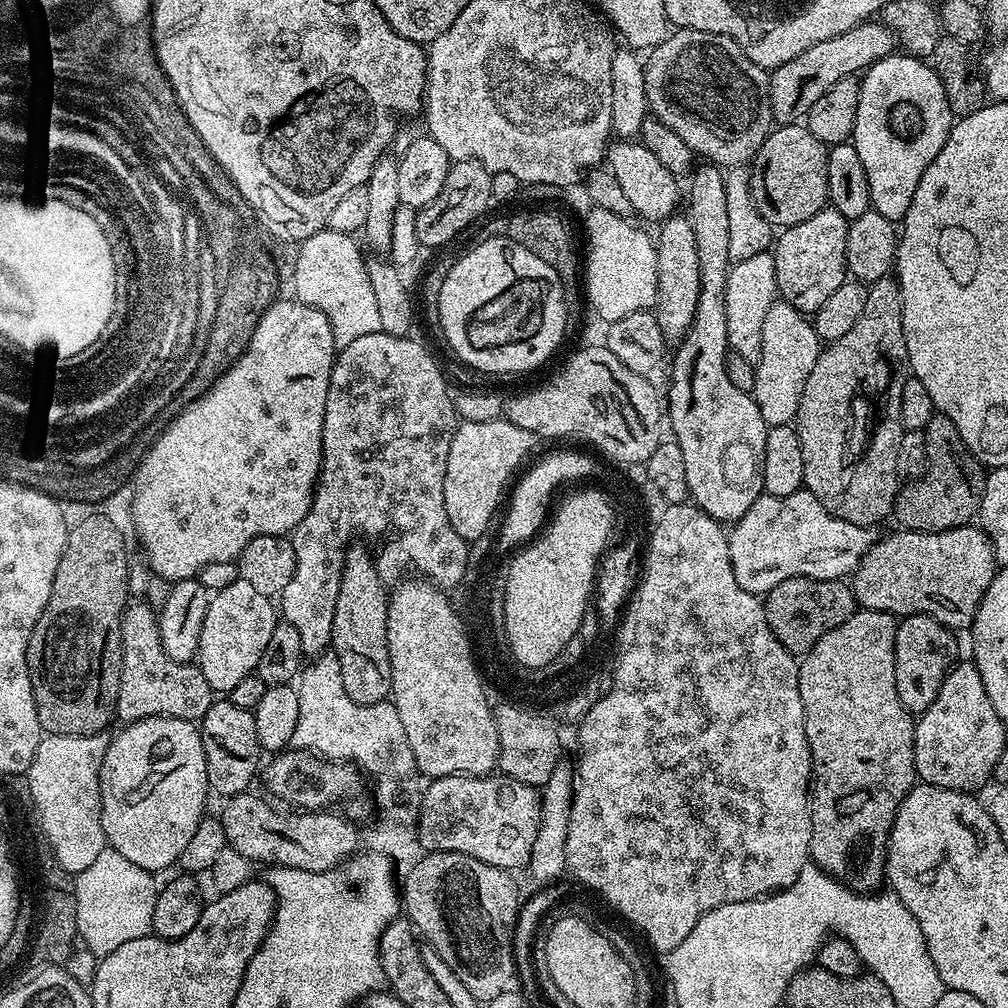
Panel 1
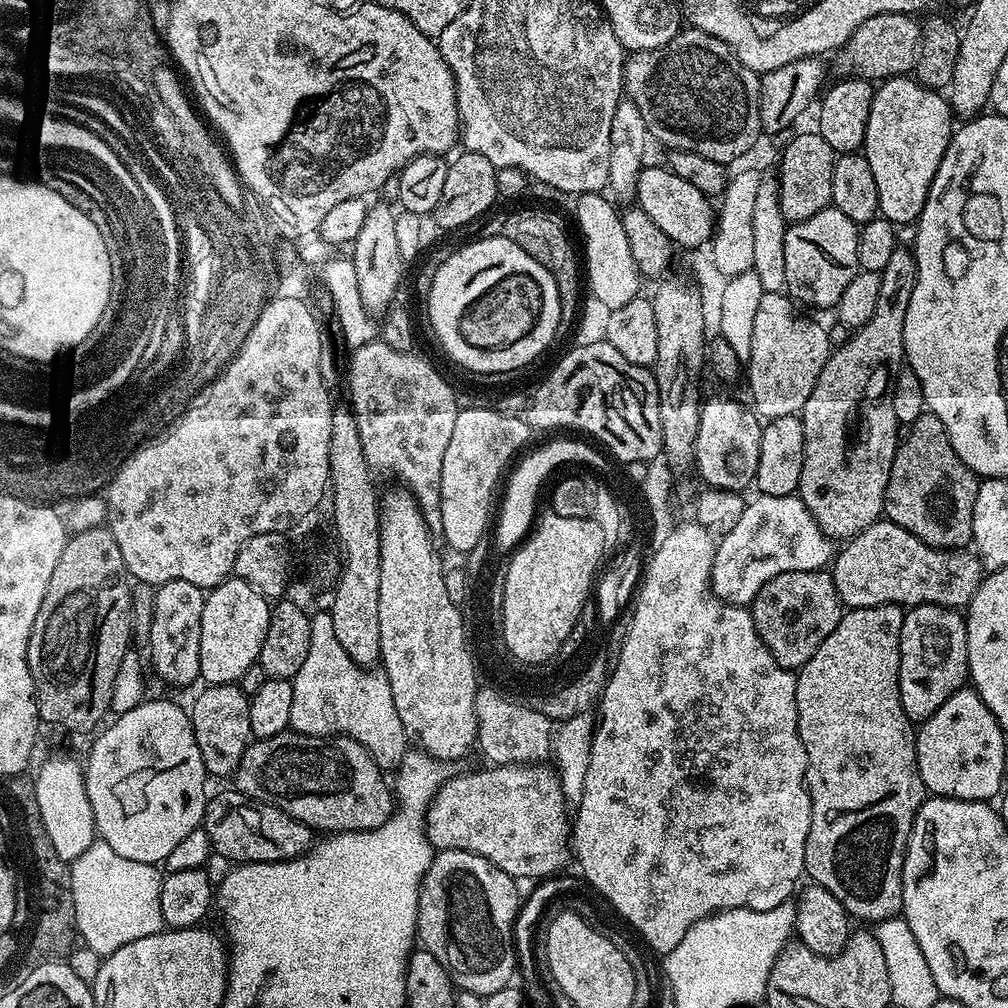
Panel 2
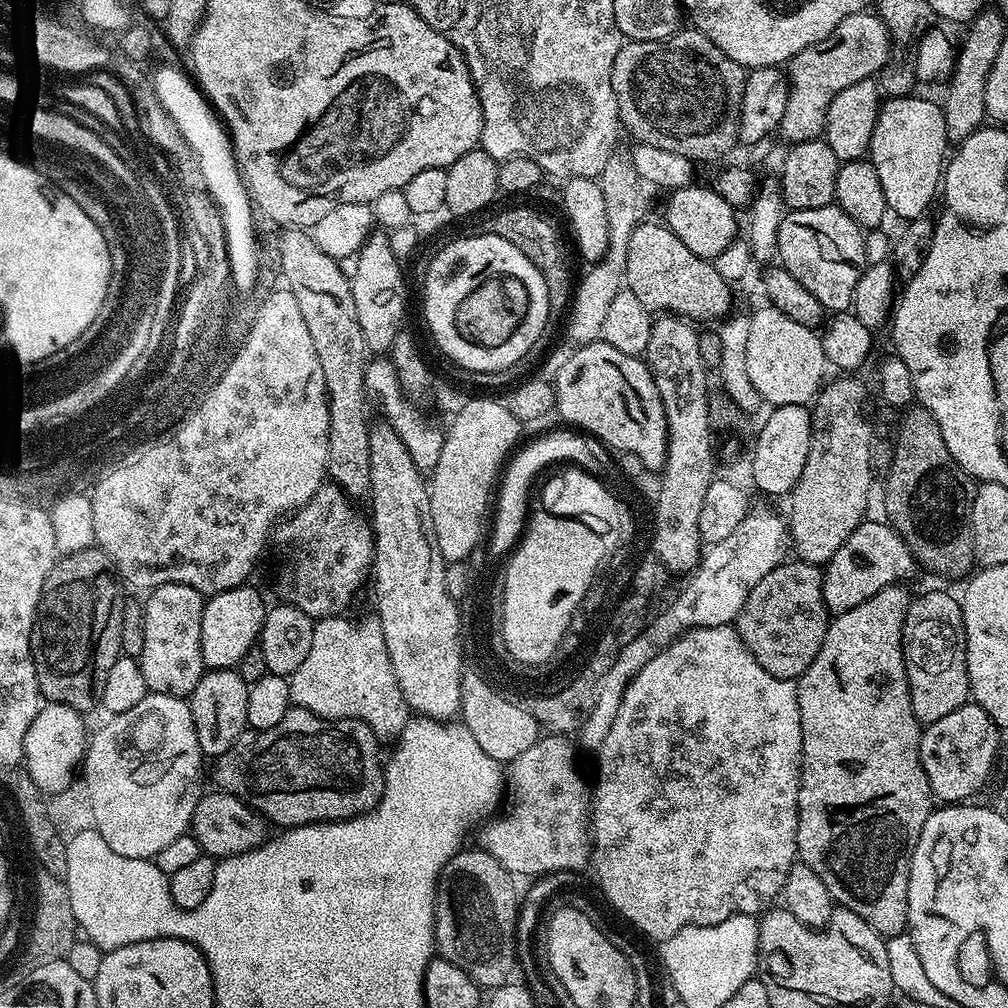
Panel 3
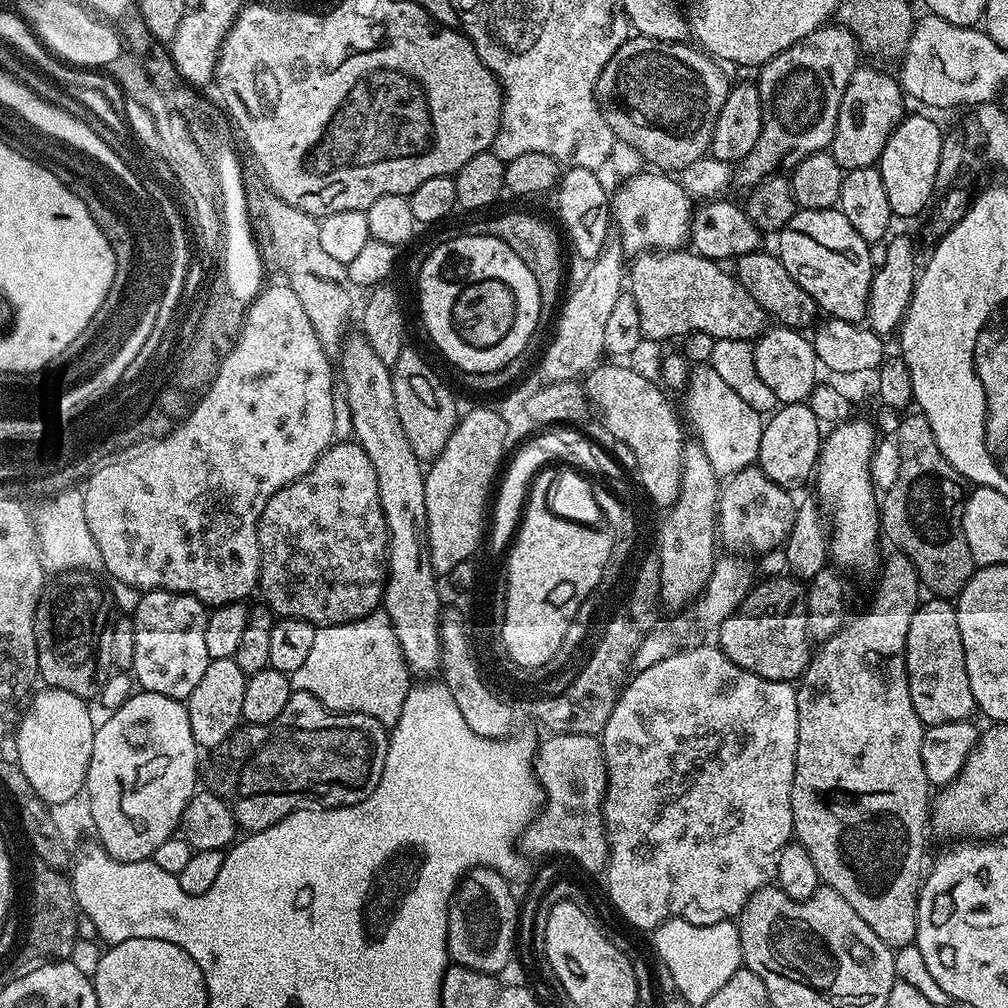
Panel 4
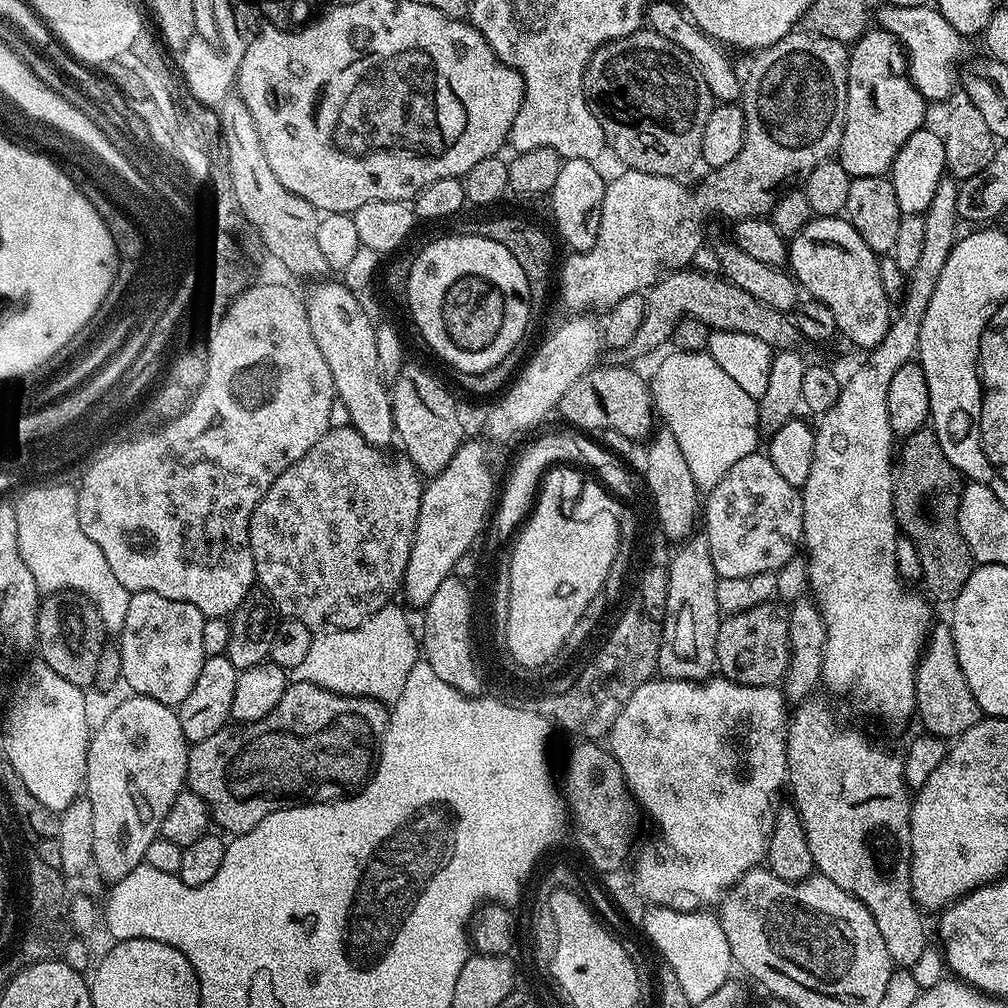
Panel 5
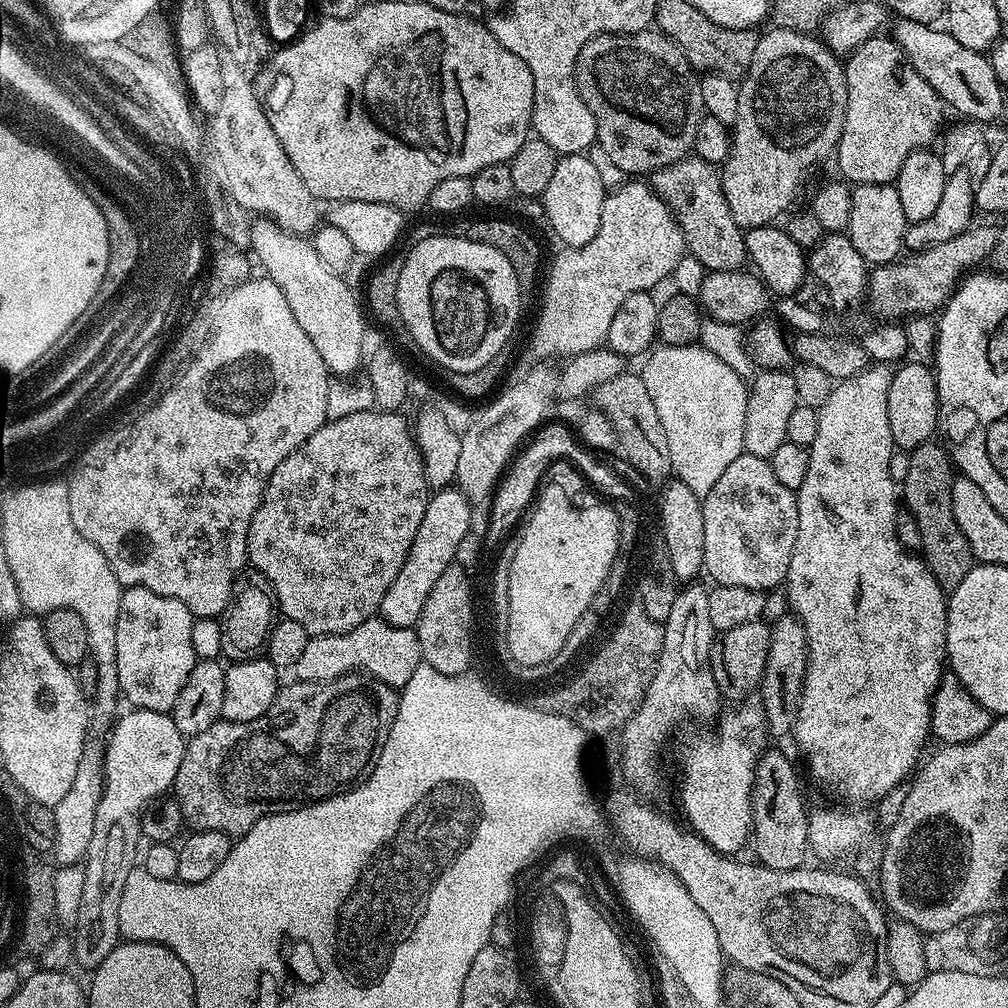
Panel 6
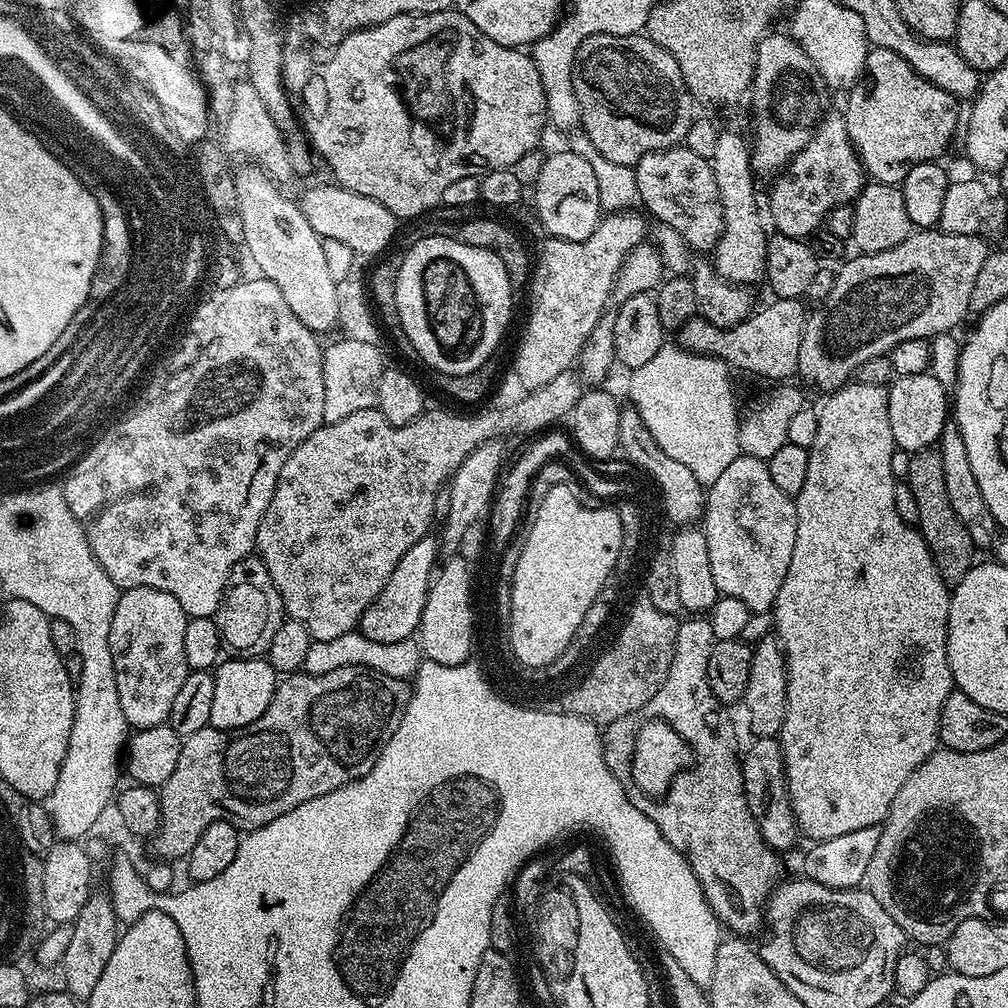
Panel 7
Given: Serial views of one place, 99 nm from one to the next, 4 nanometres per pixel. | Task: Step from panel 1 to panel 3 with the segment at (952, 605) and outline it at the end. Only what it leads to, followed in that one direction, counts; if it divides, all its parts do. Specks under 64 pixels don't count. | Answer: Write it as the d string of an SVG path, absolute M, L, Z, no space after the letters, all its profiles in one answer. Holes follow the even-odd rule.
M865 519L852 533L846 542L828 560L823 569L824 585L822 594L829 613L839 614L846 610L854 610L866 598L874 598L878 590L886 590L886 586L907 581L907 576L915 569L917 563L910 554L906 542L887 522Z

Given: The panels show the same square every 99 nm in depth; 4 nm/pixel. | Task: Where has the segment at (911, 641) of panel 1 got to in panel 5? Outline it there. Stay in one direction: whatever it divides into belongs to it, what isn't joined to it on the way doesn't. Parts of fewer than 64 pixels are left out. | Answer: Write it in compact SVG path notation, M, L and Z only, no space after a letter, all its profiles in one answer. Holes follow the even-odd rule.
M947 623L939 624L929 631L916 667L915 715L918 720L920 716L924 723L925 733L941 738L955 738L977 724L982 713L974 694L970 694L970 686L966 686L966 674L962 674L962 666L958 666L951 627Z

